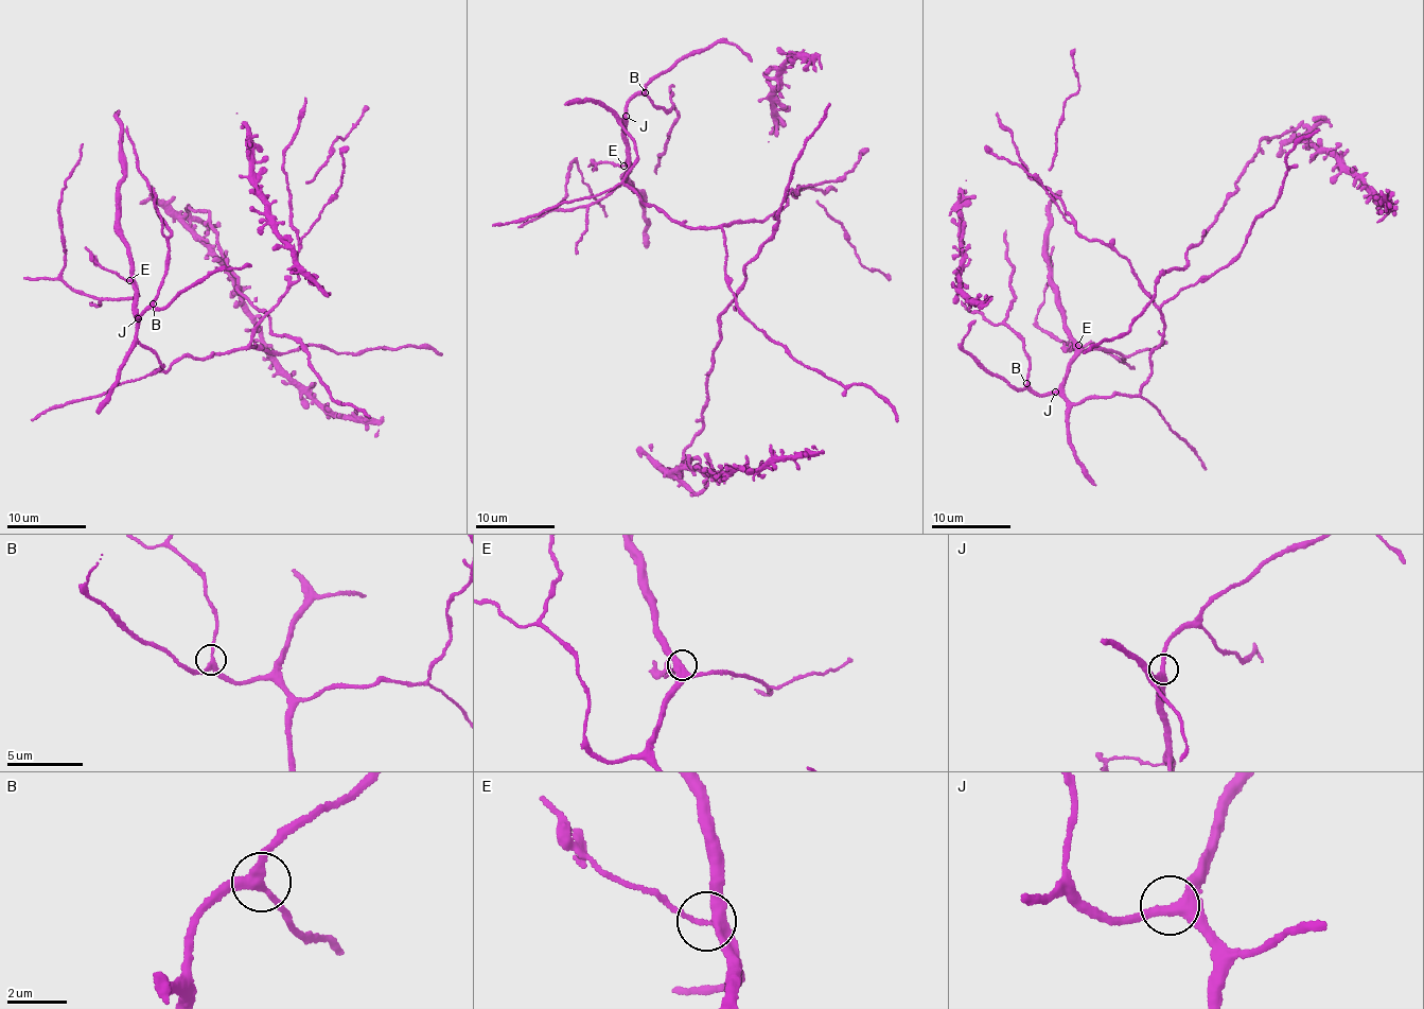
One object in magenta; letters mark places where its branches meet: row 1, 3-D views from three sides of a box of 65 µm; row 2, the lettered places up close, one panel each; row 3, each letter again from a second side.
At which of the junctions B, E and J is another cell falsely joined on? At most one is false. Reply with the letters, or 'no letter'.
E

